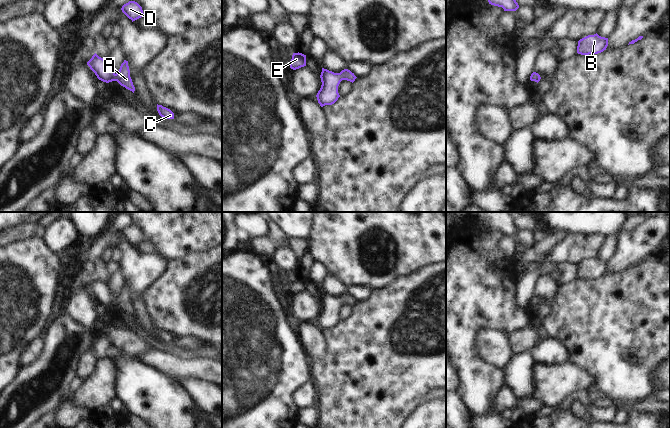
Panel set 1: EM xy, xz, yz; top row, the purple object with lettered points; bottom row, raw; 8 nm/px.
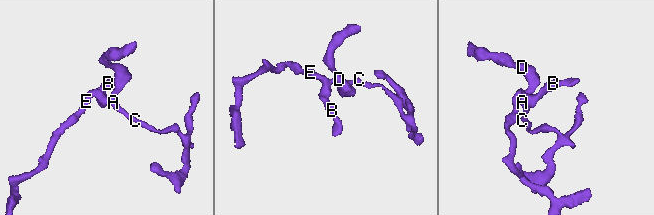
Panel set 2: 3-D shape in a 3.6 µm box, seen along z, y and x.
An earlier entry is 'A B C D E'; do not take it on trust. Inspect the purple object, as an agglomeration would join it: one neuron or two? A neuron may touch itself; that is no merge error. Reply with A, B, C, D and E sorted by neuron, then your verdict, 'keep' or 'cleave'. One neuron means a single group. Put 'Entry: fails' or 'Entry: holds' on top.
Entry: holds
groups A B C D E; keep

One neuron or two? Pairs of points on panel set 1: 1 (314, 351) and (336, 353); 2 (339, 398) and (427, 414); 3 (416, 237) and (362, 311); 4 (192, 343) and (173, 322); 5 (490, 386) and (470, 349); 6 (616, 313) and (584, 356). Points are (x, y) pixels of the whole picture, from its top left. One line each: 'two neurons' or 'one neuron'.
1: two neurons
2: two neurons
3: two neurons
4: two neurons
5: one neuron
6: one neuron

